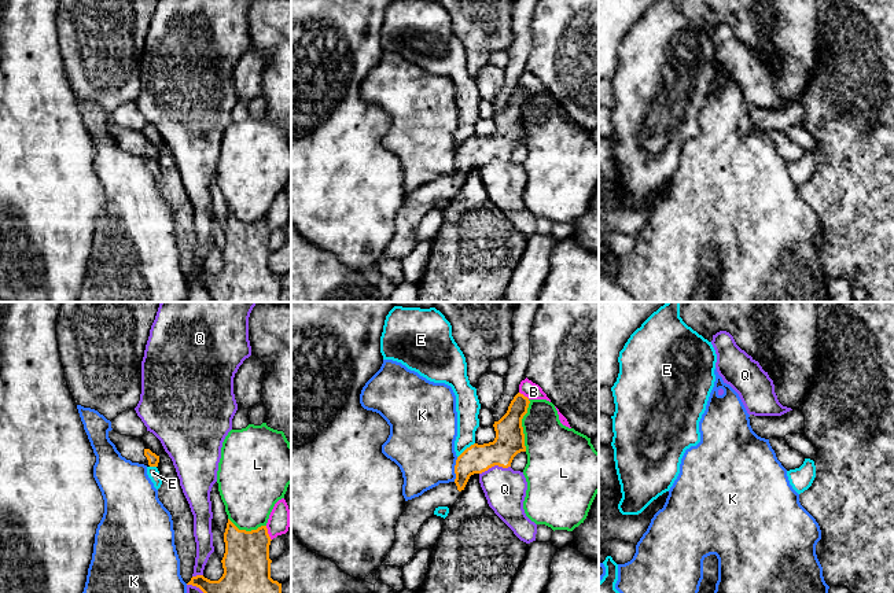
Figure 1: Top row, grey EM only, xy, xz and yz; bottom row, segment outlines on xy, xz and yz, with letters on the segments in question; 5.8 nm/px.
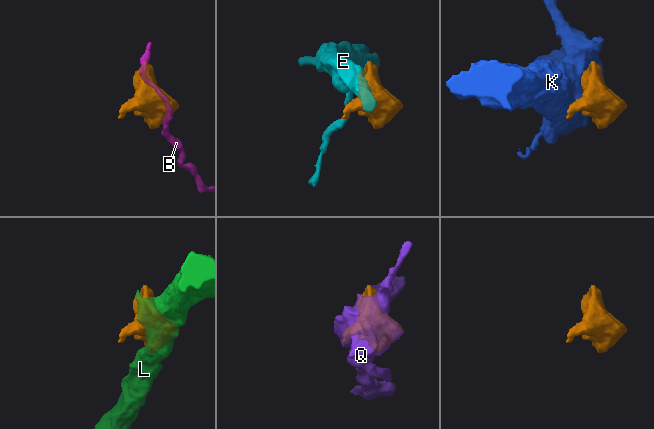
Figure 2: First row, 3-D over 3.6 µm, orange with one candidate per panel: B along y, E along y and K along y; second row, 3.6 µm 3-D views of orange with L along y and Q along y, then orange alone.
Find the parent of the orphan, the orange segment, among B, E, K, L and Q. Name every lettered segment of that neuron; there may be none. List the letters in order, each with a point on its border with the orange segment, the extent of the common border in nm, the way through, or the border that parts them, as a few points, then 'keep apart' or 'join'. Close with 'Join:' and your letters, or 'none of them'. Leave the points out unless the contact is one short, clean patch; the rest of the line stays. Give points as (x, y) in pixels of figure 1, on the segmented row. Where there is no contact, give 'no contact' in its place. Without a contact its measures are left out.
B: contact xy (267, 533); length 90 nm; keep apart
E: contact xz (466, 449); length 140 nm; border xz (474, 442), (457, 457); keep apart
K: contact xz (455, 470); length 150 nm; keep apart
L: contact xz (521, 426); length 300 nm; keep apart
Q: contact xz (495, 464); length 190 nm; keep apart
Join: none of them

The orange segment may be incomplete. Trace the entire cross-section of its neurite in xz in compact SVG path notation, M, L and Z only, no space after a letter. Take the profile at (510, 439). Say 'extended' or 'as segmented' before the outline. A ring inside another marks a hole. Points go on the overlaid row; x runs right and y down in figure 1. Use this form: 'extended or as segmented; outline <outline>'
extended; outline M518 393L507 413L494 421L493 442L467 447L456 460L456 479L424 491L422 496L405 501L405 508L396 524L396 541L382 566L402 568L415 555L415 538L420 526L428 520L438 507L450 508L463 493L474 474L482 474L498 465L511 467L514 457L526 452L522 419L527 413L529 398Z

